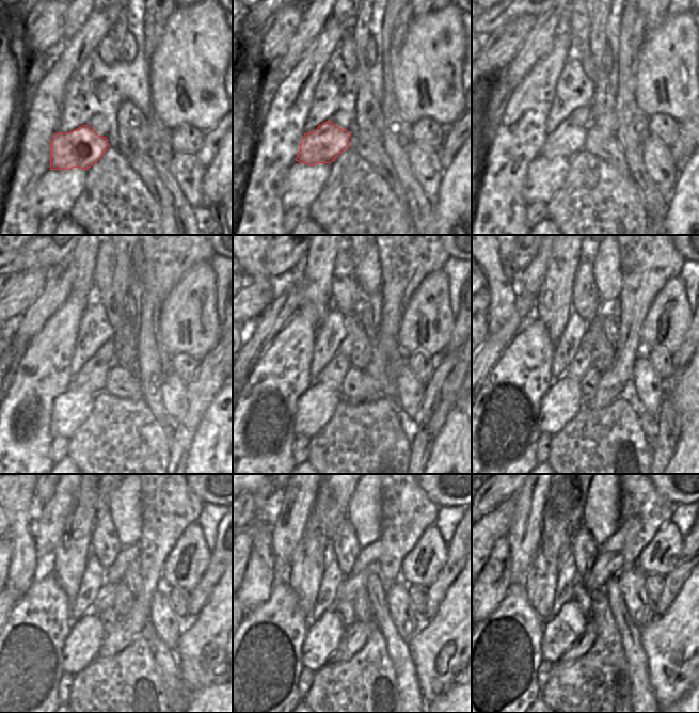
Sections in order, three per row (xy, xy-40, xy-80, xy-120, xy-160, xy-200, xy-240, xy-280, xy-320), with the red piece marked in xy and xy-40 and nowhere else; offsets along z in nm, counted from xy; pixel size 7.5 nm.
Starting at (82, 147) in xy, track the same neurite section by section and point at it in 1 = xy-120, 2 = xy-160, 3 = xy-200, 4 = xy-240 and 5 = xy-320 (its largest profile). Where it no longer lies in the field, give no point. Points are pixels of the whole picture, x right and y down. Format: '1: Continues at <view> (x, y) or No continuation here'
1: Continues at xy-120 (91, 379)
2: Continues at xy-160 (334, 373)
3: Continues at xy-200 (582, 361)
4: Continues at xy-240 (105, 599)
5: Continues at xy-320 (608, 564)

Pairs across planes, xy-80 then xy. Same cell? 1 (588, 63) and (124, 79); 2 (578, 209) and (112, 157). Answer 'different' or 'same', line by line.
1: different
2: same

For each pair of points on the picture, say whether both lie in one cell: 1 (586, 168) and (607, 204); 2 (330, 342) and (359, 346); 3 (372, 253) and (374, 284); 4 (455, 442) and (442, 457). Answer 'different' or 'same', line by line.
1: same
2: different
3: same
4: same

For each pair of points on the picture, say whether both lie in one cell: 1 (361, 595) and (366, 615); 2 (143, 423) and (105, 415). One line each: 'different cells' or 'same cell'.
1: same cell
2: same cell

